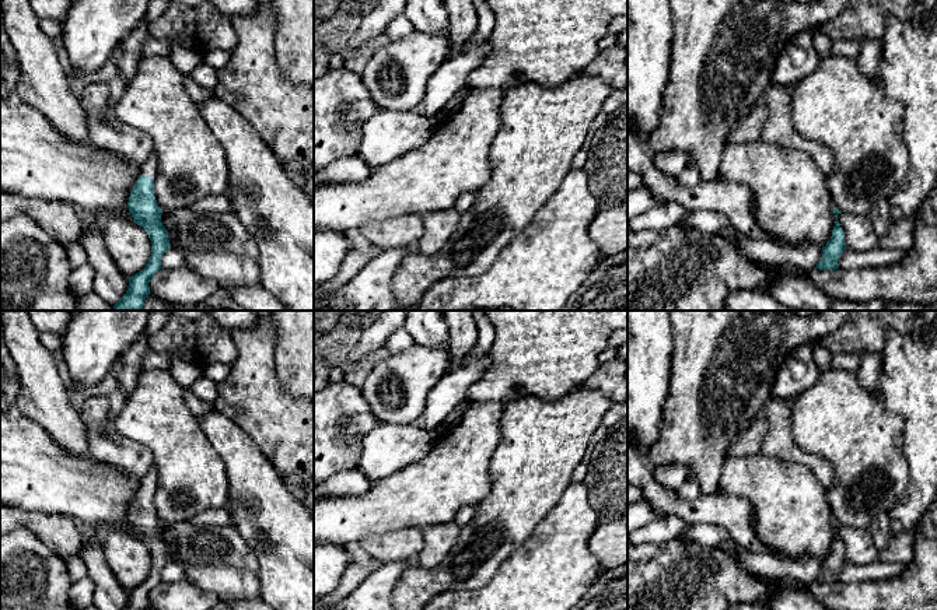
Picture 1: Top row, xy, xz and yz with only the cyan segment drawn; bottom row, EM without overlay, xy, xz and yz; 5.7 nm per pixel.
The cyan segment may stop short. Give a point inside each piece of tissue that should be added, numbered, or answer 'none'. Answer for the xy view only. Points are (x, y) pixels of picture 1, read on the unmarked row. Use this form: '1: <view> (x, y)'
1: xy (149, 481)

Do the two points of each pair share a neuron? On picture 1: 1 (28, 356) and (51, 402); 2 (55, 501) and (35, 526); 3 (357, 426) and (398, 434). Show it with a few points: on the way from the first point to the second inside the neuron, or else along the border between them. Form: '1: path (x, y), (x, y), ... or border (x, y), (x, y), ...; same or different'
1: path (35, 367), (42, 391); same
2: border (14, 505), (35, 512), (58, 512), (77, 522); different
3: border (378, 420), (363, 441), (360, 459); different

